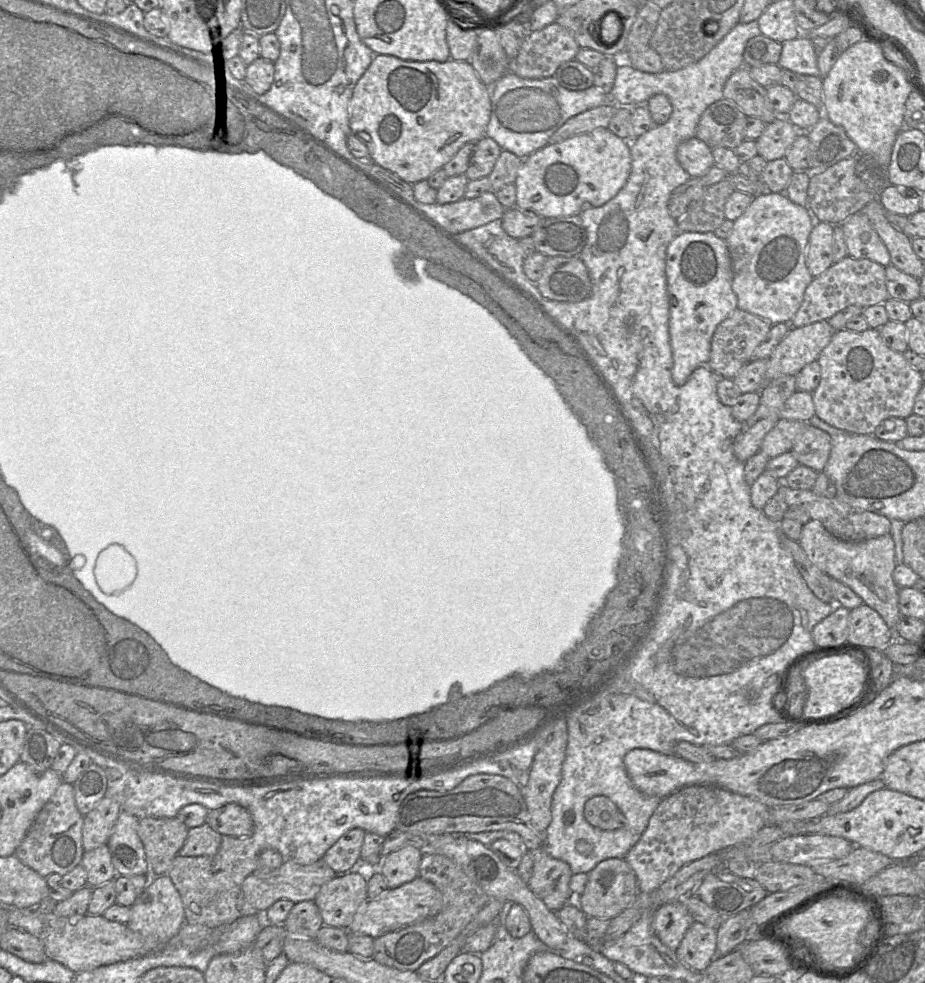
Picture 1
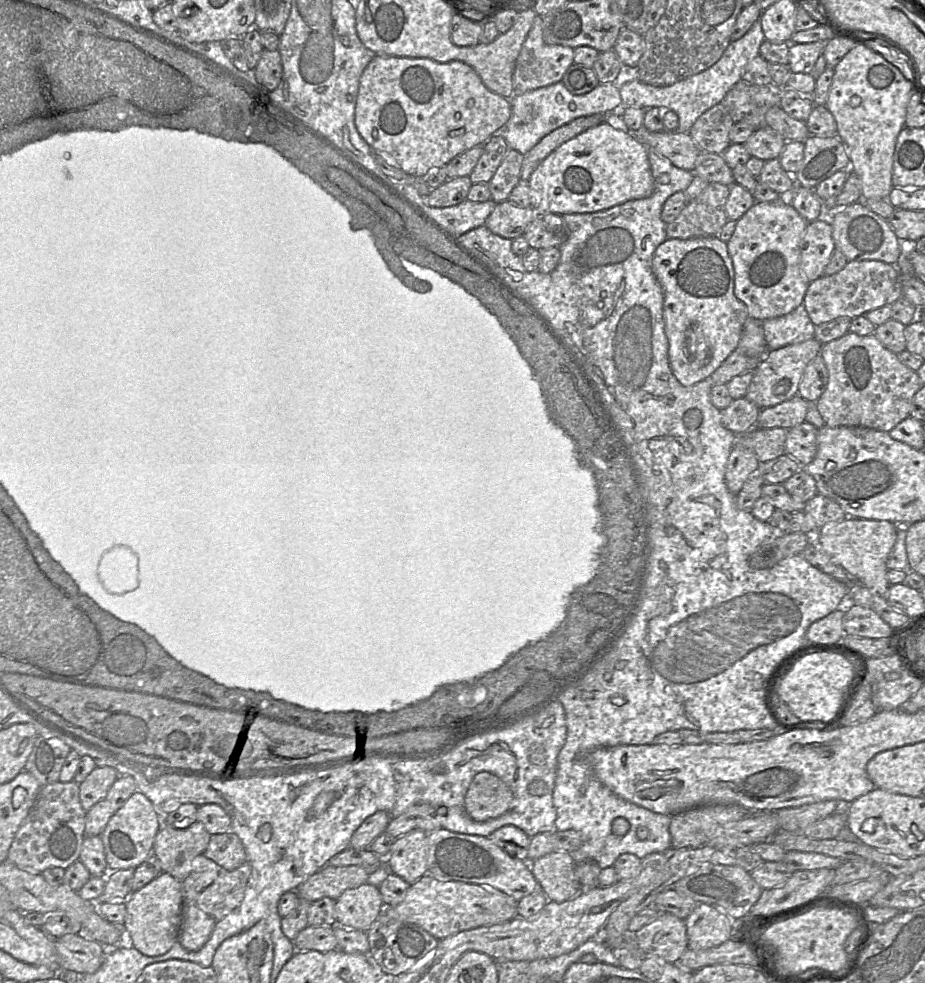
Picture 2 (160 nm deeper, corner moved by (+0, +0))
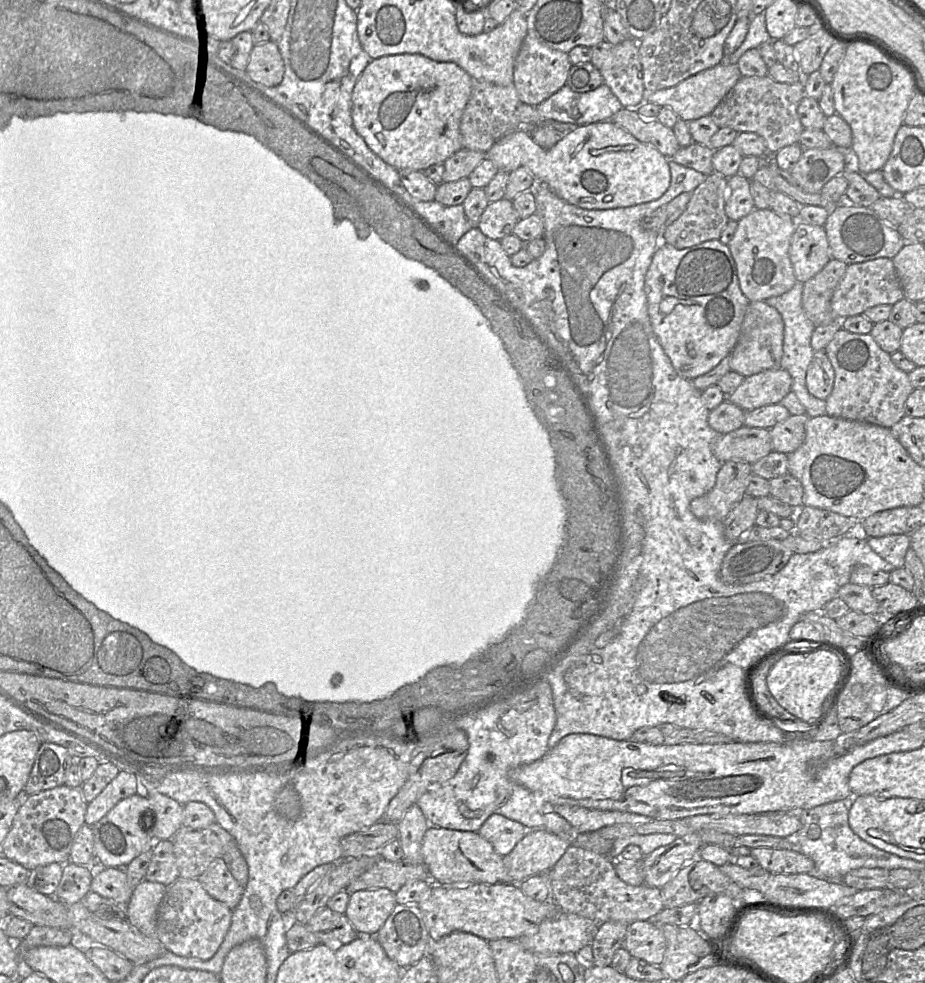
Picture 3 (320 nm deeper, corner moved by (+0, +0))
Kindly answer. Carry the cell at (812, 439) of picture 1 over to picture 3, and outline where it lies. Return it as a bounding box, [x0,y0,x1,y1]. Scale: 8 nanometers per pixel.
[770,415,808,454]

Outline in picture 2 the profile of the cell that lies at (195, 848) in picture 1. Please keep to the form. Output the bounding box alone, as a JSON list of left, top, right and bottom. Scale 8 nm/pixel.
[203,832,247,871]

